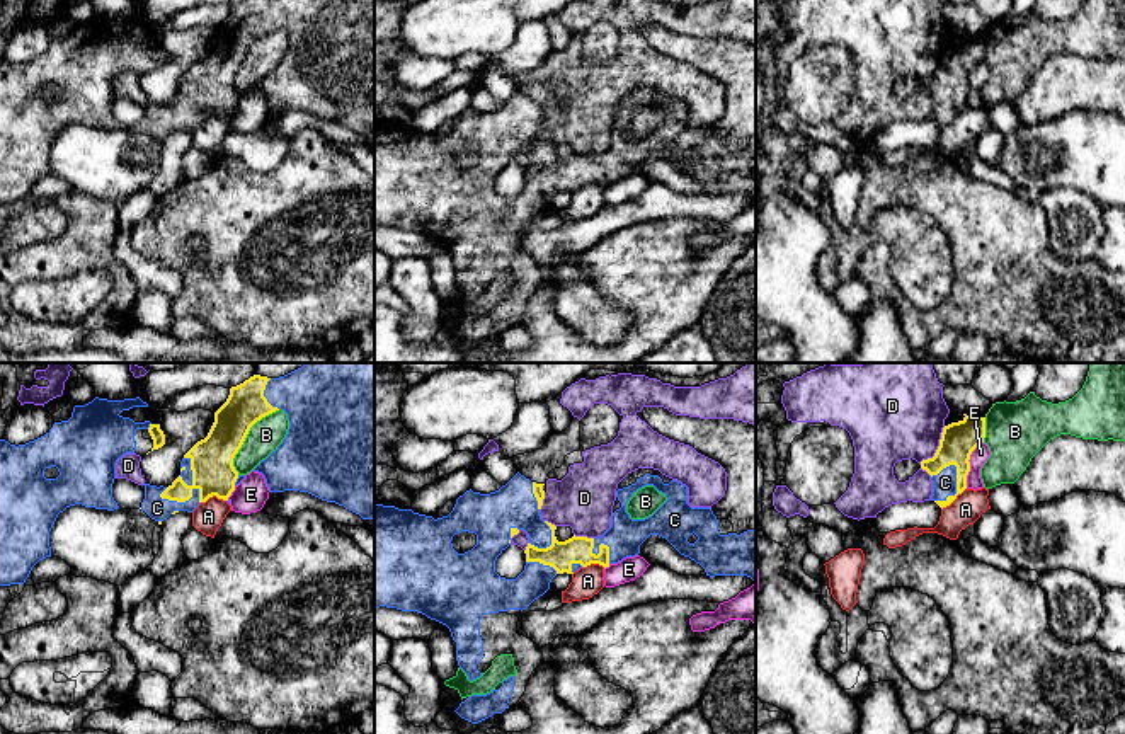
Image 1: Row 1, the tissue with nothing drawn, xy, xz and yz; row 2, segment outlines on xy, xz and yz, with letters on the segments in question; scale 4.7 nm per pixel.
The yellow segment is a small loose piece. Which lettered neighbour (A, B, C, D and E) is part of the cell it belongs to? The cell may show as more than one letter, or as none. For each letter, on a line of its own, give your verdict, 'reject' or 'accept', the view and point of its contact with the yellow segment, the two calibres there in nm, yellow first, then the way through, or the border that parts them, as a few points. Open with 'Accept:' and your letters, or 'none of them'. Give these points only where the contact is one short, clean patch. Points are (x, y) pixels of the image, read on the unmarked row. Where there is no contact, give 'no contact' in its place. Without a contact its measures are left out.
Accept: C
A: reject | xy (211, 114) | 200/140 nm | along xy (225, 118), (210, 114), (199, 121)
B: reject | xy (245, 55) | 200/160 nm
C: accept | xy (191, 109) | 200/110 nm
D: reject | yz (938, 67) | 170/380 nm
E: reject | yz (969, 84) | 170/80 nm

